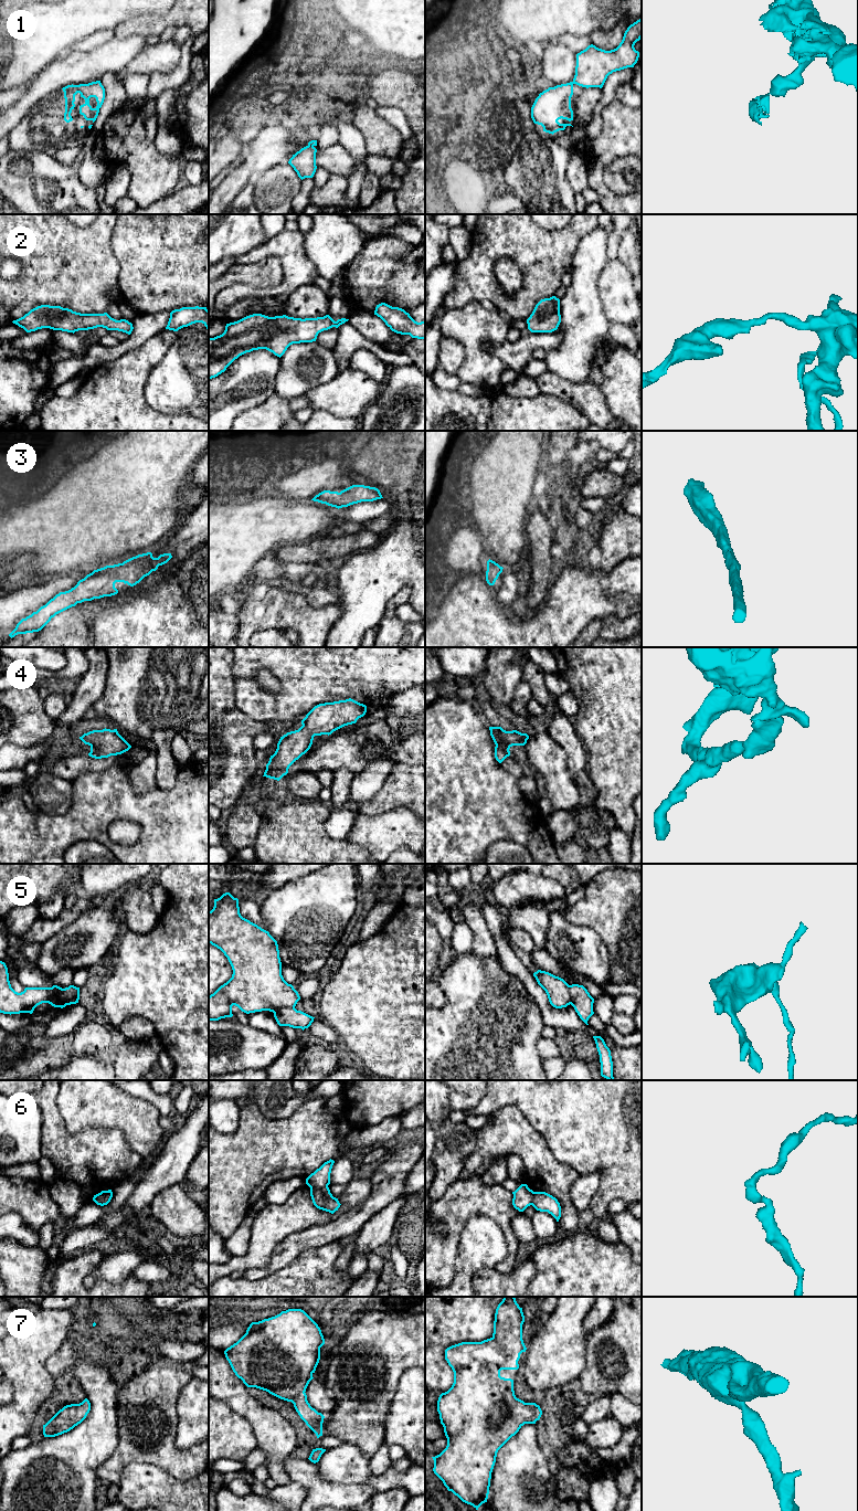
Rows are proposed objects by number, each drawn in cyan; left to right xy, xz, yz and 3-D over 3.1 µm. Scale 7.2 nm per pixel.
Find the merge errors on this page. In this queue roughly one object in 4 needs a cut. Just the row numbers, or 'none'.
1, 6

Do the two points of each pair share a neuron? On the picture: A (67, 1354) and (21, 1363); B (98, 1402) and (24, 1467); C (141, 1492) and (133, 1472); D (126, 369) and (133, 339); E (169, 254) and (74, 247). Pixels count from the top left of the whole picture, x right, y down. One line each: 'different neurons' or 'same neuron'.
A: different neurons
B: same neuron
C: same neuron
D: different neurons
E: different neurons

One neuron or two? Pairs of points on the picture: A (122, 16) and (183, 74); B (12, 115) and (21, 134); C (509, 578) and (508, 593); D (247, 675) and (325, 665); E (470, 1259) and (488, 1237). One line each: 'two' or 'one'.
A: two
B: two
C: one
D: one
E: one

